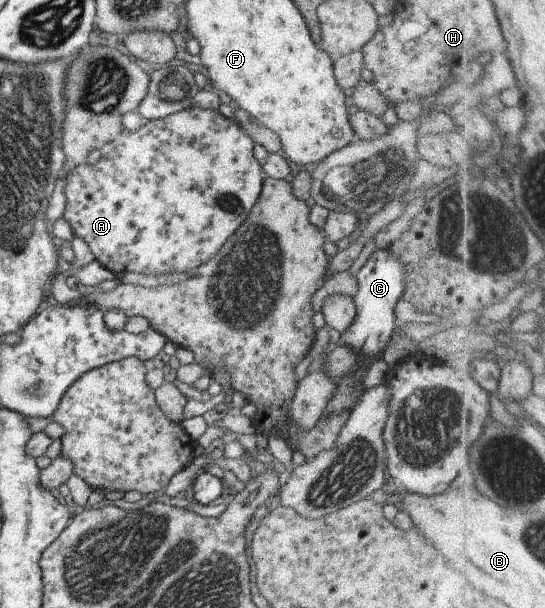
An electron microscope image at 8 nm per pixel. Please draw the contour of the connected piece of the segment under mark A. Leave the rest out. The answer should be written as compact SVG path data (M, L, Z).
M187 107L180 112L168 114L164 118L156 118L156 120L143 120L140 128L135 132L122 134L115 133L102 144L101 155L99 160L94 164L81 163L77 164L66 175L66 183L63 188L65 197L64 210L62 212L62 220L68 222L70 230L74 236L74 240L82 241L93 260L96 260L102 267L110 268L110 271L122 272L142 272L142 275L158 276L161 274L170 274L170 272L188 273L194 267L204 264L208 258L212 258L220 246L226 242L226 238L244 222L248 217L248 212L254 206L260 188L263 185L261 166L253 156L254 142L242 132L235 122L224 118L218 111L204 110L204 108Z

